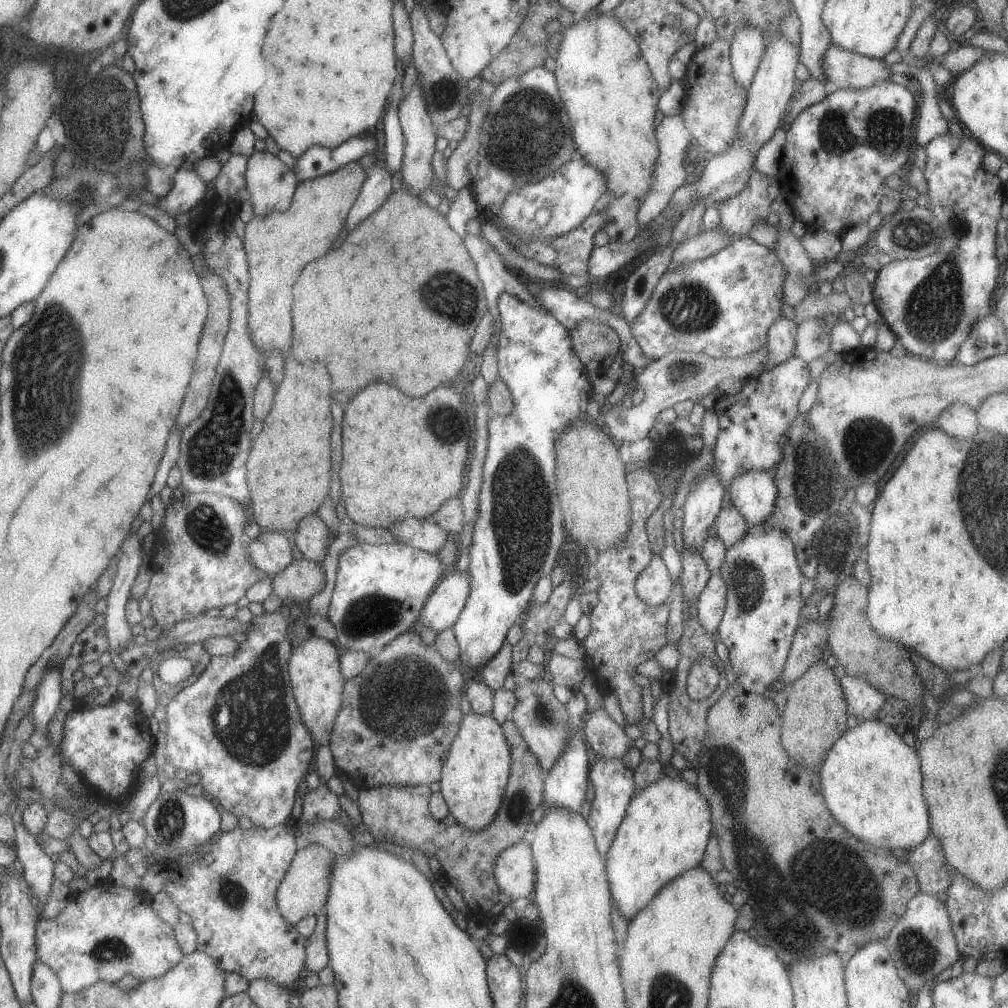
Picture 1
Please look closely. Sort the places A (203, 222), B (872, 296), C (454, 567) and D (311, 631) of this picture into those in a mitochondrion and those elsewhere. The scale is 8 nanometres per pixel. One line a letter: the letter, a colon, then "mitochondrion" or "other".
A: other
B: other
C: other
D: other

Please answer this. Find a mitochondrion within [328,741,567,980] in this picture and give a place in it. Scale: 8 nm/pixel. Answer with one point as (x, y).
(519, 801)

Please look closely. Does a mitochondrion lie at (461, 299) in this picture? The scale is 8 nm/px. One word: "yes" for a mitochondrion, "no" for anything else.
yes

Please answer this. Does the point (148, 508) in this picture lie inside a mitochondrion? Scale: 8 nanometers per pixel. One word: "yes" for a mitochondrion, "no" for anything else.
no

